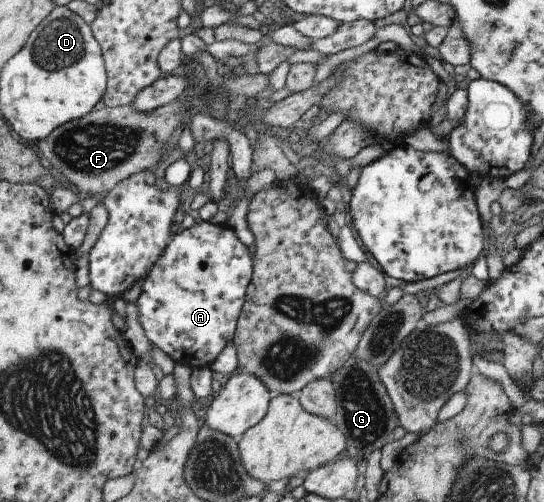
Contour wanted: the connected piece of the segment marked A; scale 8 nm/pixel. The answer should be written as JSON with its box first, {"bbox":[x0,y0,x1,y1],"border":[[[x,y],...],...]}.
{"bbox":[136,223,252,369],"border":[[[196,223],[176,232],[164,252],[152,265],[139,298],[136,300],[147,339],[168,353],[175,364],[185,364],[191,369],[210,366],[221,353],[227,341],[232,340],[241,313],[246,289],[252,278],[252,259],[249,248],[243,245],[229,225]]]}

